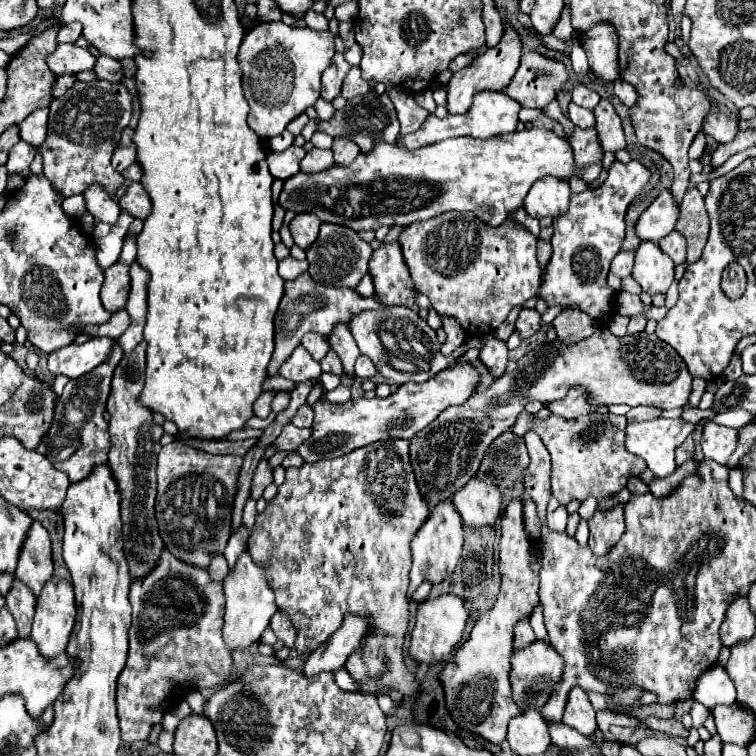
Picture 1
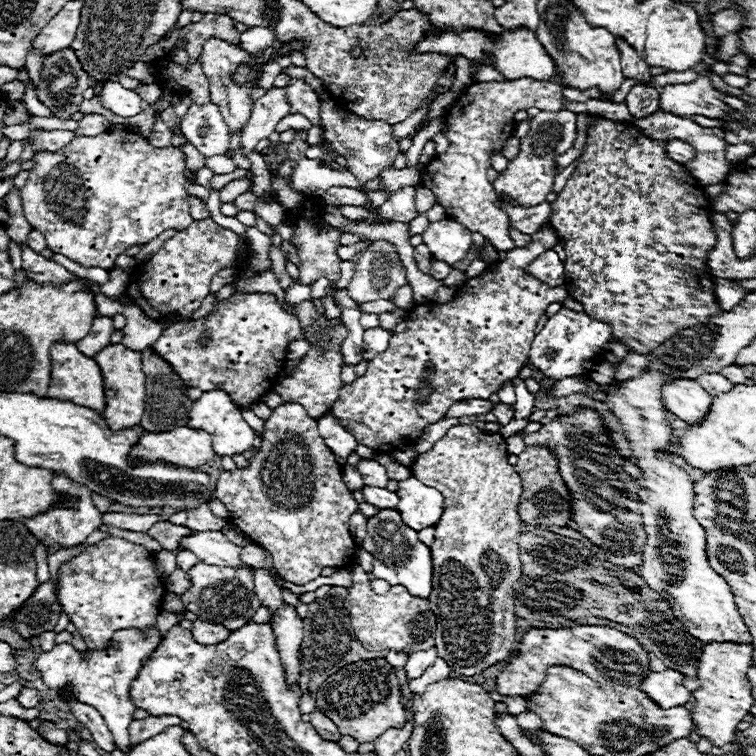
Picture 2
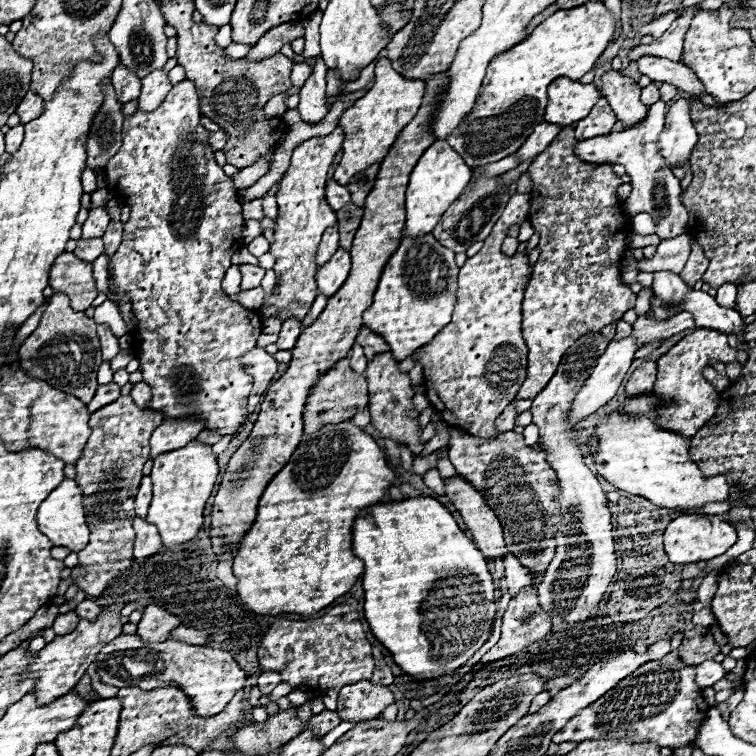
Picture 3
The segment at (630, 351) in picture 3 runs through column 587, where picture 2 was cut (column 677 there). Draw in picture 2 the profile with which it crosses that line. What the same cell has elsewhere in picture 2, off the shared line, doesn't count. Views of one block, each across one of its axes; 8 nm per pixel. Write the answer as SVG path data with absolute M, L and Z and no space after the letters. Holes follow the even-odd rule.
M672 380L664 386L664 404L688 426L702 422L712 406L712 396L696 380Z

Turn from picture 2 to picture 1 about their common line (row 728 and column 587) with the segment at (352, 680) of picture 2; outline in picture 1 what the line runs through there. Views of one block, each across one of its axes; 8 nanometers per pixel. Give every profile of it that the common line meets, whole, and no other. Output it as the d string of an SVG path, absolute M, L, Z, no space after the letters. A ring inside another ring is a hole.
M600 326L590 338L574 344L574 346L564 346L562 342L554 340L550 344L540 346L540 350L532 350L526 356L522 356L516 364L514 370L506 370L500 378L496 378L486 390L474 392L472 398L468 398L462 406L452 406L440 412L424 432L416 432L410 440L410 460L412 468L416 474L416 482L420 486L420 492L424 498L428 498L430 506L436 506L442 500L448 500L458 488L462 488L476 472L478 466L484 458L484 452L488 446L506 430L512 428L516 422L516 416L524 410L524 406L530 400L540 400L540 402L554 402L566 396L568 388L572 384L580 384L590 390L590 404L596 406L608 406L608 404L626 404L626 406L654 406L654 408L682 408L692 392L692 376L680 360L680 356L674 352L672 346L664 344L656 334L640 332L640 334L626 334L624 338L616 338L606 326Z

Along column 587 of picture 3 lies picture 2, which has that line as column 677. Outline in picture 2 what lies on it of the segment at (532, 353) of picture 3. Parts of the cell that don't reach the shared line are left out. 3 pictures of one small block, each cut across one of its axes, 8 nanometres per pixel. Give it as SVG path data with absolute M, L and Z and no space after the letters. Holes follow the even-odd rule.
M592 118L586 124L588 124L586 144L582 148L576 170L568 178L564 190L558 192L558 198L550 204L550 208L552 208L550 224L554 226L554 230L558 234L558 242L564 246L564 252L566 252L564 288L570 298L578 300L584 306L584 312L590 318L596 318L598 322L608 324L612 328L612 336L618 338L620 342L624 342L630 352L650 354L654 350L654 344L662 344L664 340L678 334L680 330L704 326L704 322L708 322L710 316L716 316L722 312L720 306L716 304L716 296L714 296L714 278L712 278L712 274L706 272L706 254L716 246L716 232L714 232L714 226L710 220L712 202L704 196L704 186L694 176L688 174L684 164L668 158L664 140L652 140L652 138L644 136L630 122L612 122L608 118Z

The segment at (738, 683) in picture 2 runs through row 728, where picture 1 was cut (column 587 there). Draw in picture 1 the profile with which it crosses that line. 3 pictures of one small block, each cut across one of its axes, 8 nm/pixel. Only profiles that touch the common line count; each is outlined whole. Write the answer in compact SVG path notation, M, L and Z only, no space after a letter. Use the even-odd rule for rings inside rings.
M572 688L568 694L566 710L562 722L574 730L578 730L584 736L592 736L596 730L596 720L594 720L594 708L582 688Z

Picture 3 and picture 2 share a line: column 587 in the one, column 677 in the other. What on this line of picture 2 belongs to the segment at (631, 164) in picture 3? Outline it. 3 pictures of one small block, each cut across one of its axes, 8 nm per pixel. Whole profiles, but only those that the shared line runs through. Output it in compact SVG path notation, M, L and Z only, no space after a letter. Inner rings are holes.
M668 140L668 156L676 158L676 162L684 164L684 162L694 160L696 150L690 144L682 142L682 140Z

